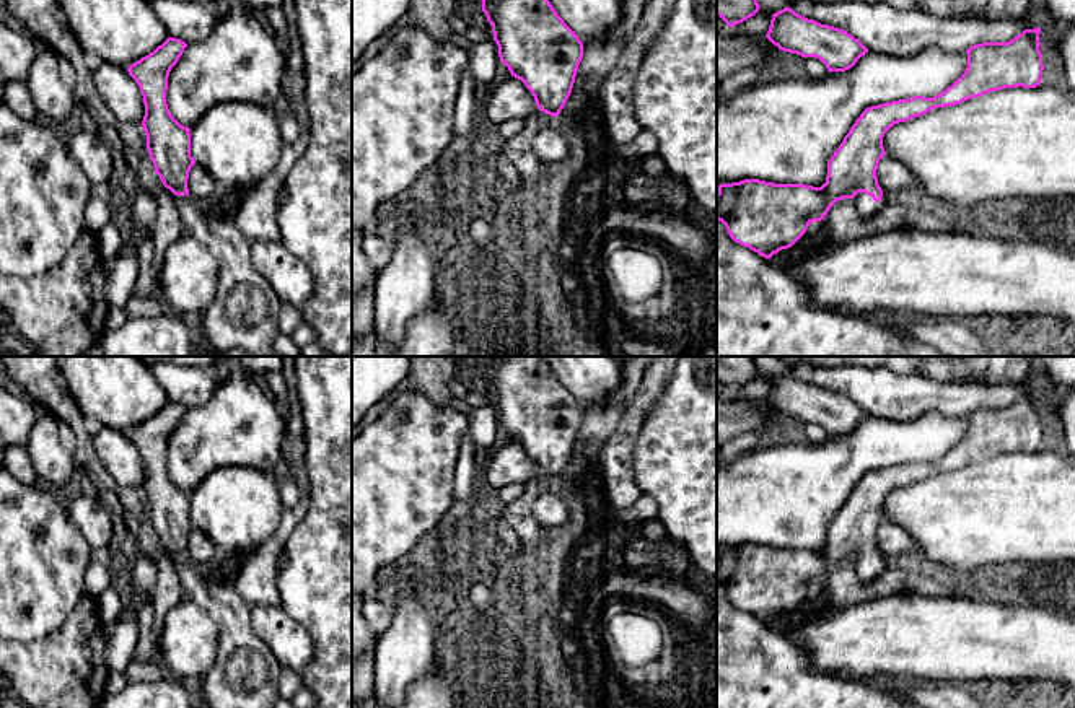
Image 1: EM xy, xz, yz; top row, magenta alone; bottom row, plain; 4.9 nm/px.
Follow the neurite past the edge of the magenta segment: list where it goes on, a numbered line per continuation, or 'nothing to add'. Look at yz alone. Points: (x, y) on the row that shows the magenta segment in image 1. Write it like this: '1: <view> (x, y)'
1: yz (867, 207)

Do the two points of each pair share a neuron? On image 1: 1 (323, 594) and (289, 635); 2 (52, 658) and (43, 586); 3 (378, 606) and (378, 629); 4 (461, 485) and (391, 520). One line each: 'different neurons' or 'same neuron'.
1: different neurons
2: different neurons
3: same neuron
4: different neurons

